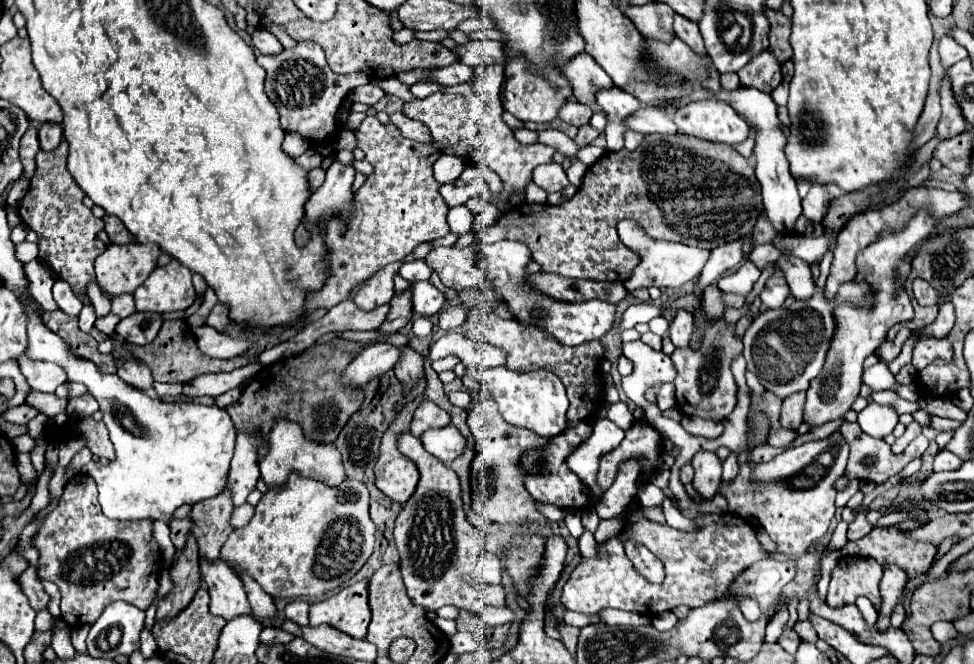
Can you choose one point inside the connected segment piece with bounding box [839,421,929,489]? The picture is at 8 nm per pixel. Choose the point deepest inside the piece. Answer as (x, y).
(870, 459)

